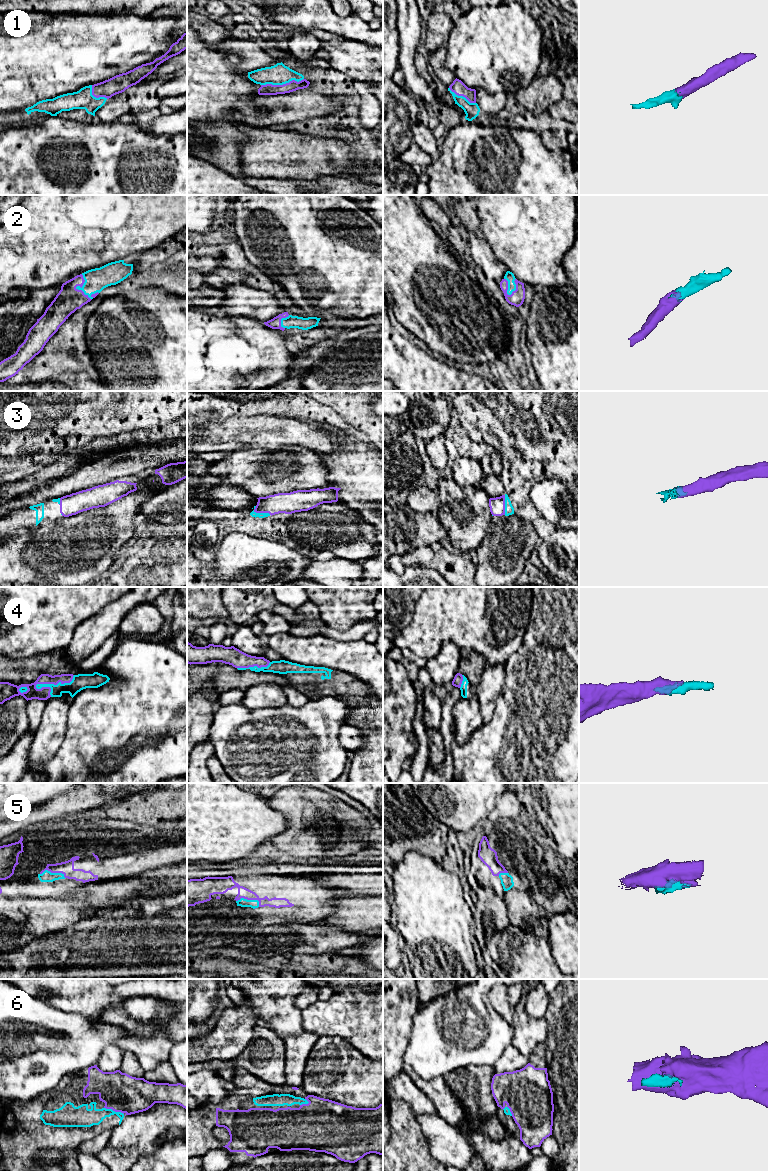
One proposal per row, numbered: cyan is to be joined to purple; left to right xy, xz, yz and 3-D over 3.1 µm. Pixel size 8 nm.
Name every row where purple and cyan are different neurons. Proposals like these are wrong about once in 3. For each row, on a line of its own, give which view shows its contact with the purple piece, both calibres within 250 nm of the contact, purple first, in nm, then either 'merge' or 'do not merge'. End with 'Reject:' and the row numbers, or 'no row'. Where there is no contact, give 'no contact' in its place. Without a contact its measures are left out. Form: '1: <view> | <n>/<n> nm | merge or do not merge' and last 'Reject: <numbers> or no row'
1: xz | 90/170 nm | merge
2: xy | 200/180 nm | merge
3: xz | 170/50 nm | merge
4: xy | 100/130 nm | merge
5: xz | 120/70 nm | merge
6: xy | 300/160 nm | merge
Reject: no row

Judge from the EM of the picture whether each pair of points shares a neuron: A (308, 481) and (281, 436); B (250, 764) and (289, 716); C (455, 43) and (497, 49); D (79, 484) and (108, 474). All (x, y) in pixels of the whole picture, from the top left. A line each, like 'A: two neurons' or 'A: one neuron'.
A: two neurons
B: one neuron
C: one neuron
D: one neuron

